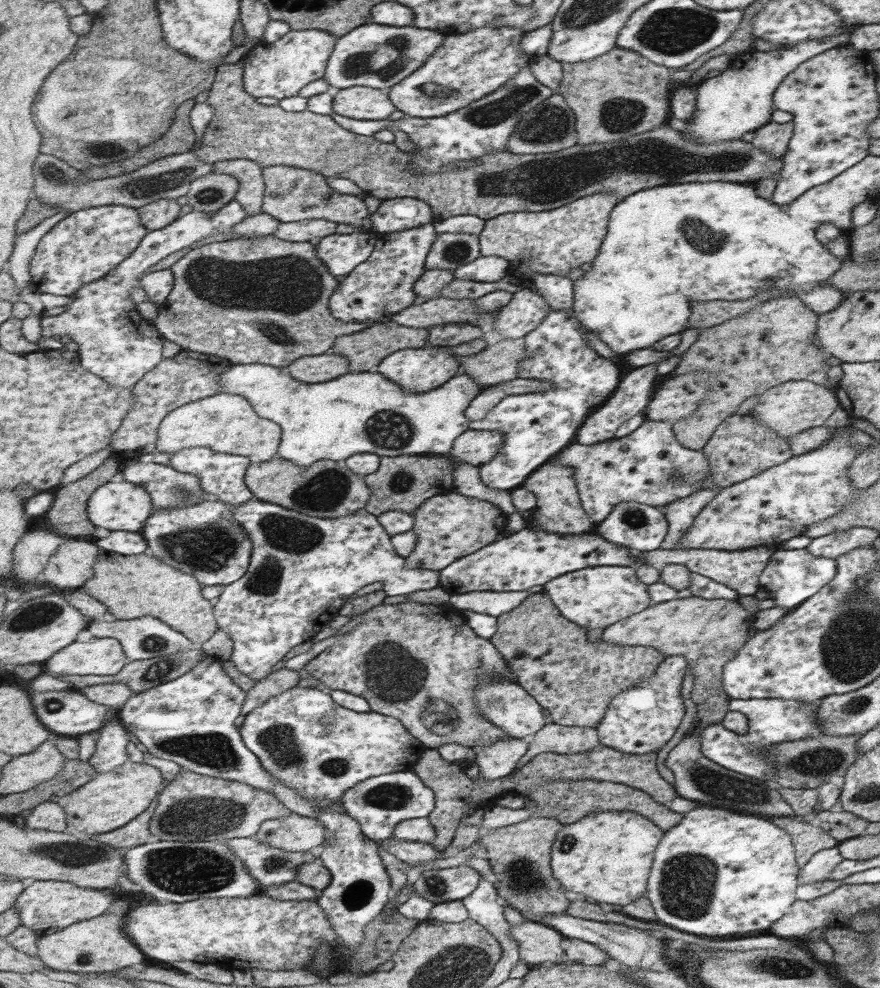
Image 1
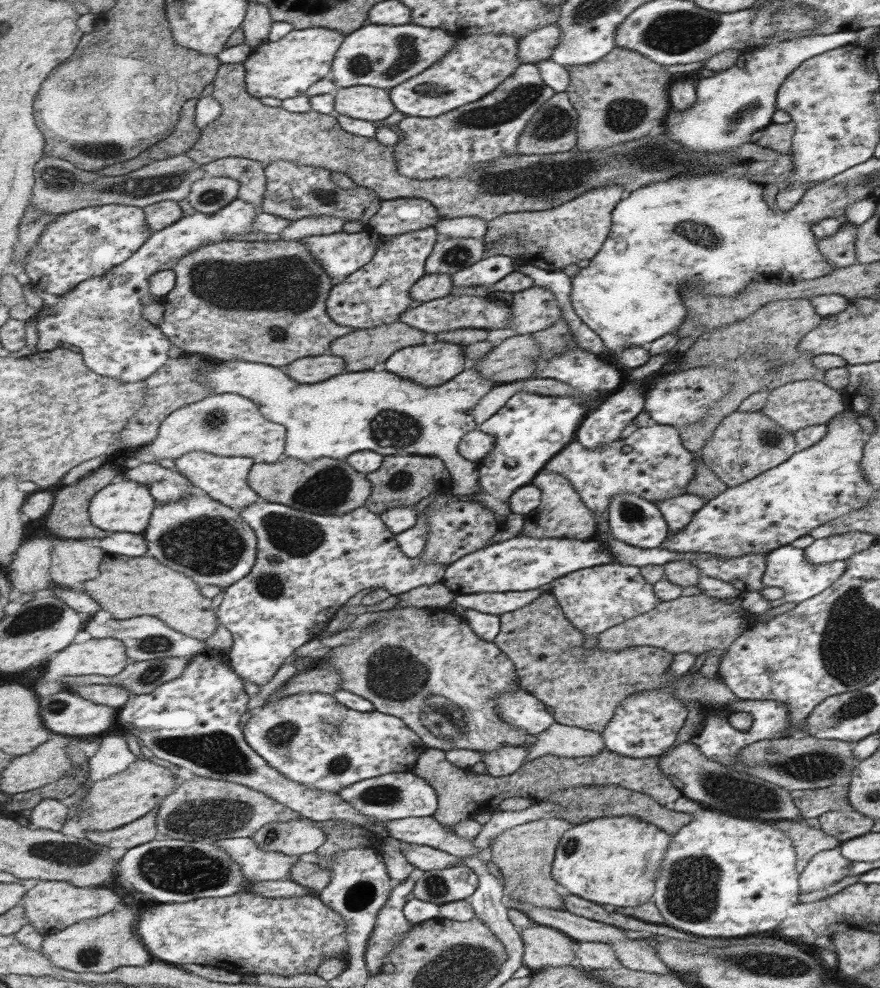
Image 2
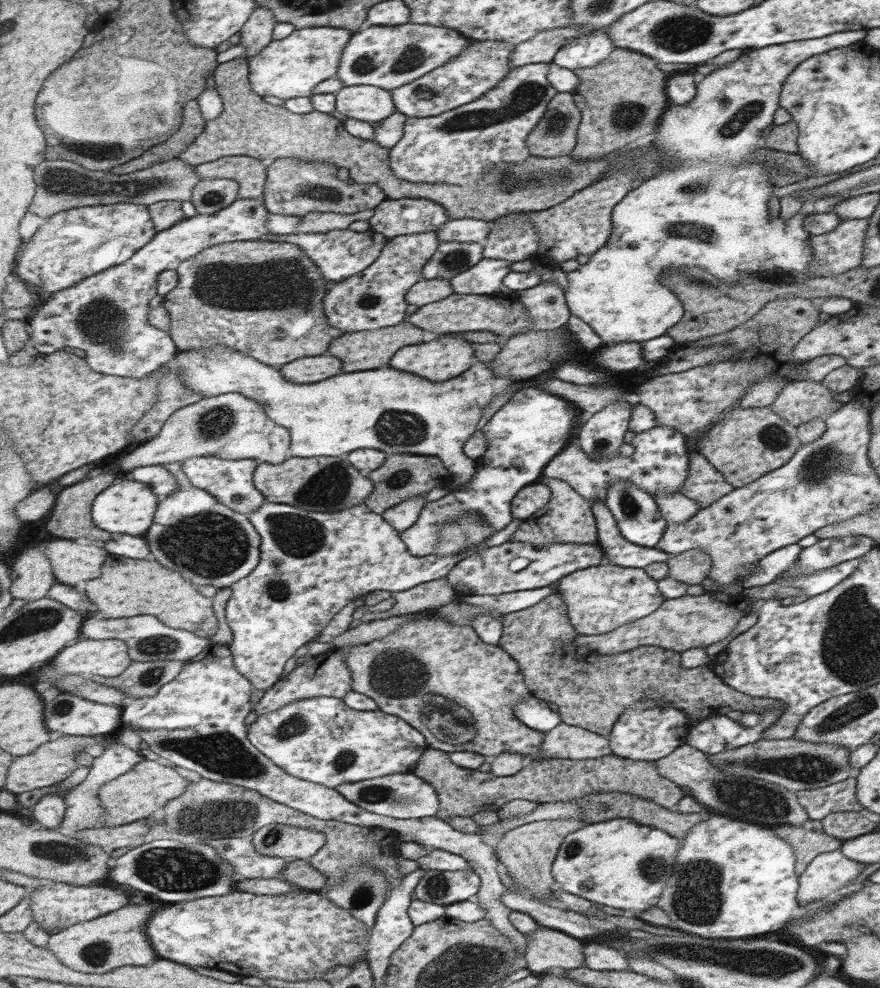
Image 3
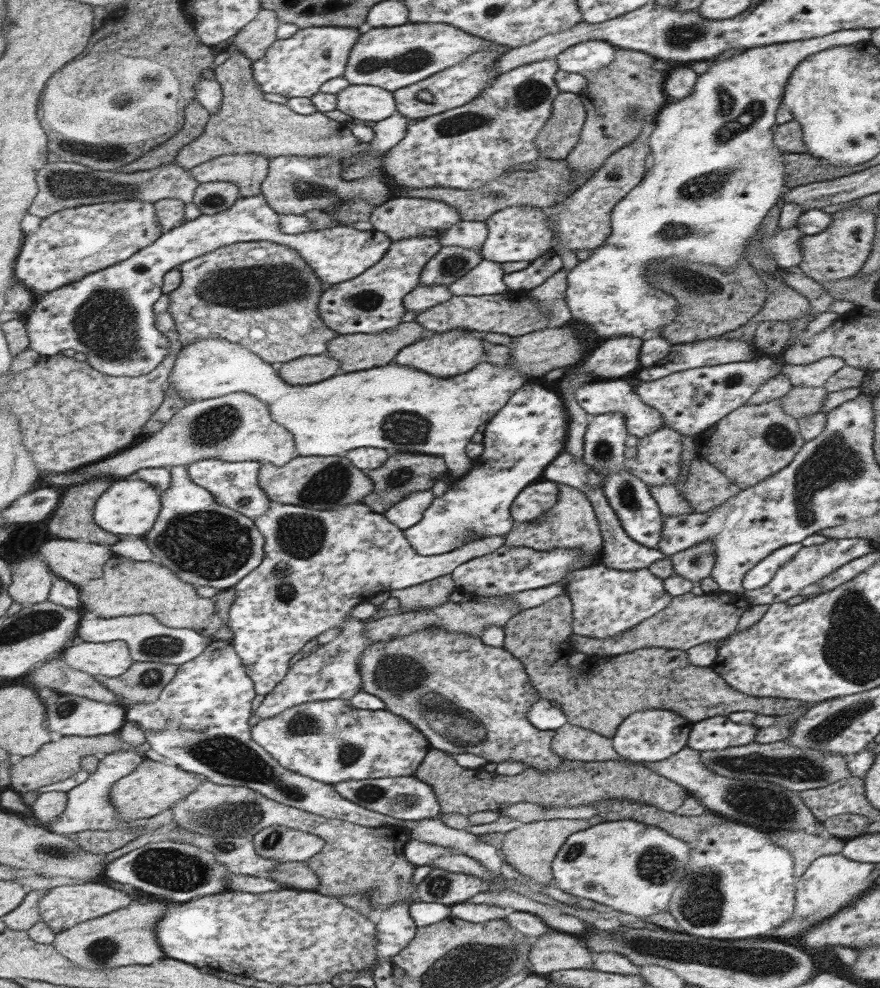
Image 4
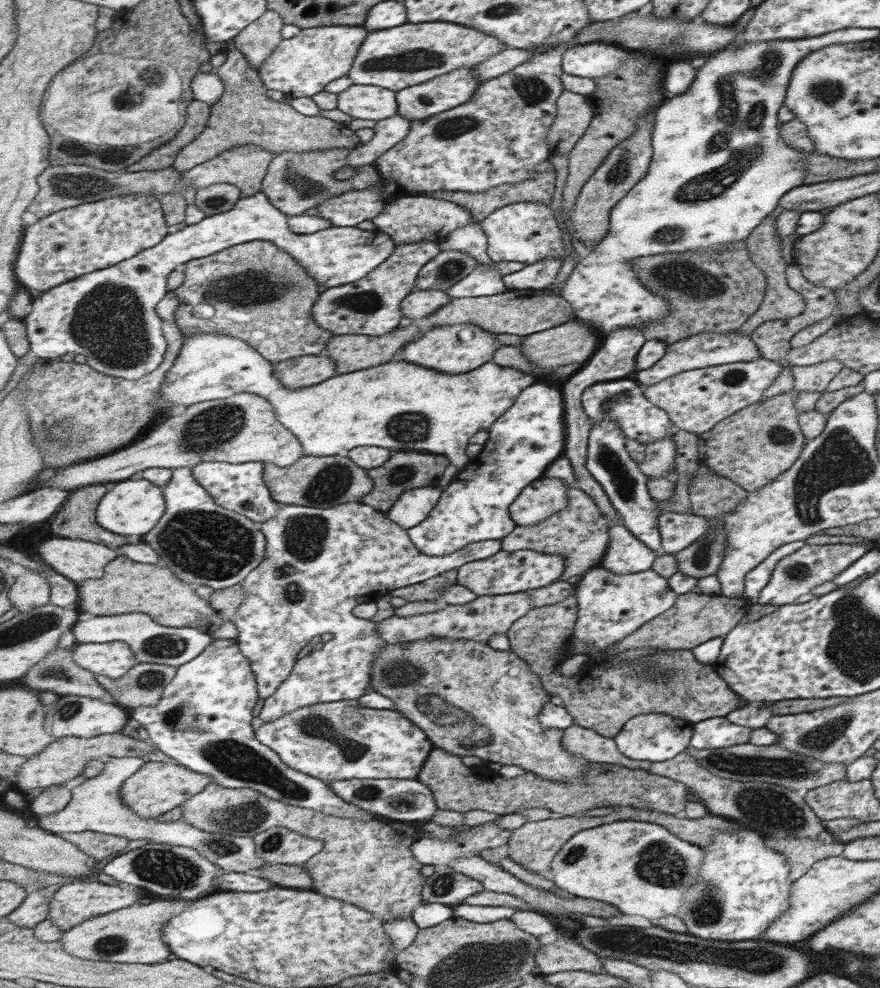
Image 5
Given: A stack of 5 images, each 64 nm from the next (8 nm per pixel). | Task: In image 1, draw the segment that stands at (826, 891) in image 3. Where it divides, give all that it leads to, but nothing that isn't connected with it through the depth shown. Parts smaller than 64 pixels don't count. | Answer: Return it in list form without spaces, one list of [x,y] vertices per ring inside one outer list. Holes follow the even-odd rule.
[[[836,846],[815,852],[805,865],[799,869],[799,885],[831,880],[829,878],[831,871],[842,859],[842,855],[839,854]]]

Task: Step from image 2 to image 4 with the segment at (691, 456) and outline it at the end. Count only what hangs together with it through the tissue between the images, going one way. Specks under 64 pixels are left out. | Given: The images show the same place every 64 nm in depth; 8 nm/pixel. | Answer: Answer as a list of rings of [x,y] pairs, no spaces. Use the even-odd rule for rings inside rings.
[[[663,426],[654,433],[638,438],[637,453],[625,459],[625,468],[647,487],[673,485],[681,474],[681,444],[682,435]],[[562,451],[558,455],[559,458],[554,458],[555,462],[550,462],[551,466],[546,466],[547,474],[542,474],[541,479],[565,483],[582,493],[585,493],[587,488],[600,488],[601,473],[591,471],[582,459],[575,459],[567,451]]]

